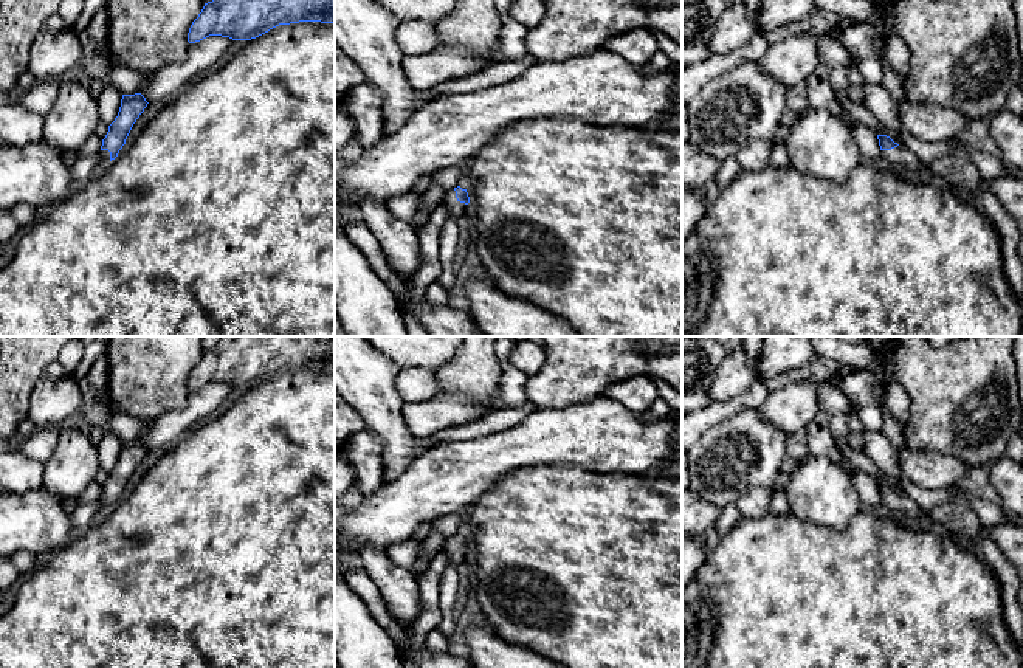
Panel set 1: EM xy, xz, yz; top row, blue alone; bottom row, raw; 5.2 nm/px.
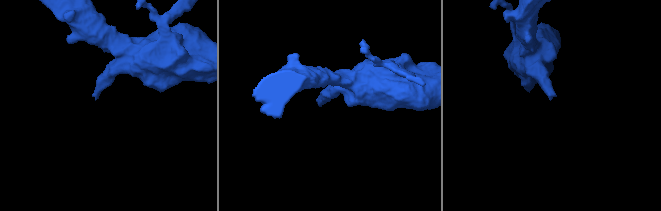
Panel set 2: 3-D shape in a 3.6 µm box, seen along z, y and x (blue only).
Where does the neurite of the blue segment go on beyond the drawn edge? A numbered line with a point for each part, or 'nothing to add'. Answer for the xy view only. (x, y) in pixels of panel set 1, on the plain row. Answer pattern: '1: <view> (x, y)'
nothing to add

